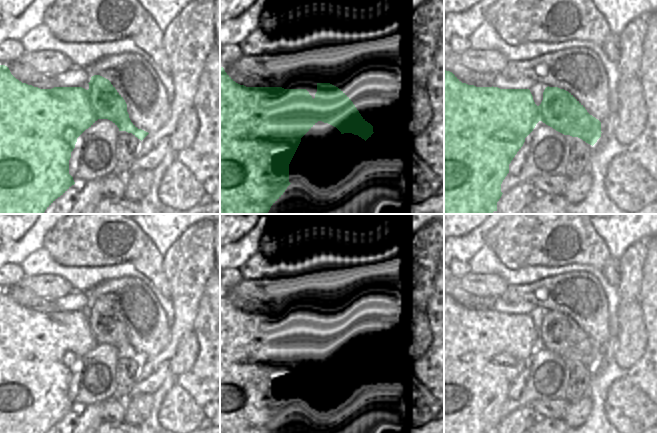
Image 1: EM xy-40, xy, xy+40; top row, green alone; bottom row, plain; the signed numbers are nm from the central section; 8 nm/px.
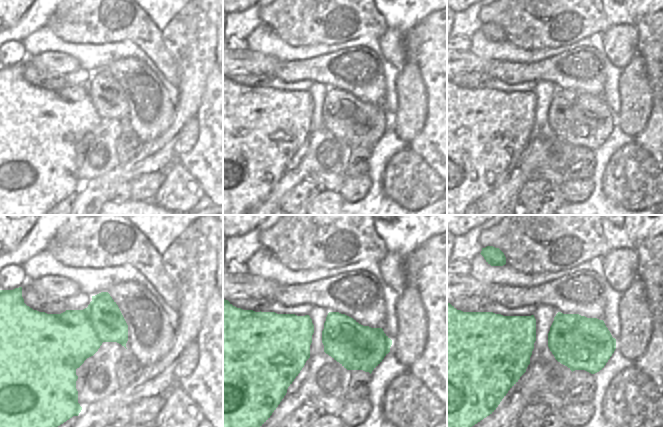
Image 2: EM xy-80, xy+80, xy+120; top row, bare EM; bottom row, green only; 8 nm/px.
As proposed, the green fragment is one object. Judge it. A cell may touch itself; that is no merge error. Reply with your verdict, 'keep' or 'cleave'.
keep

